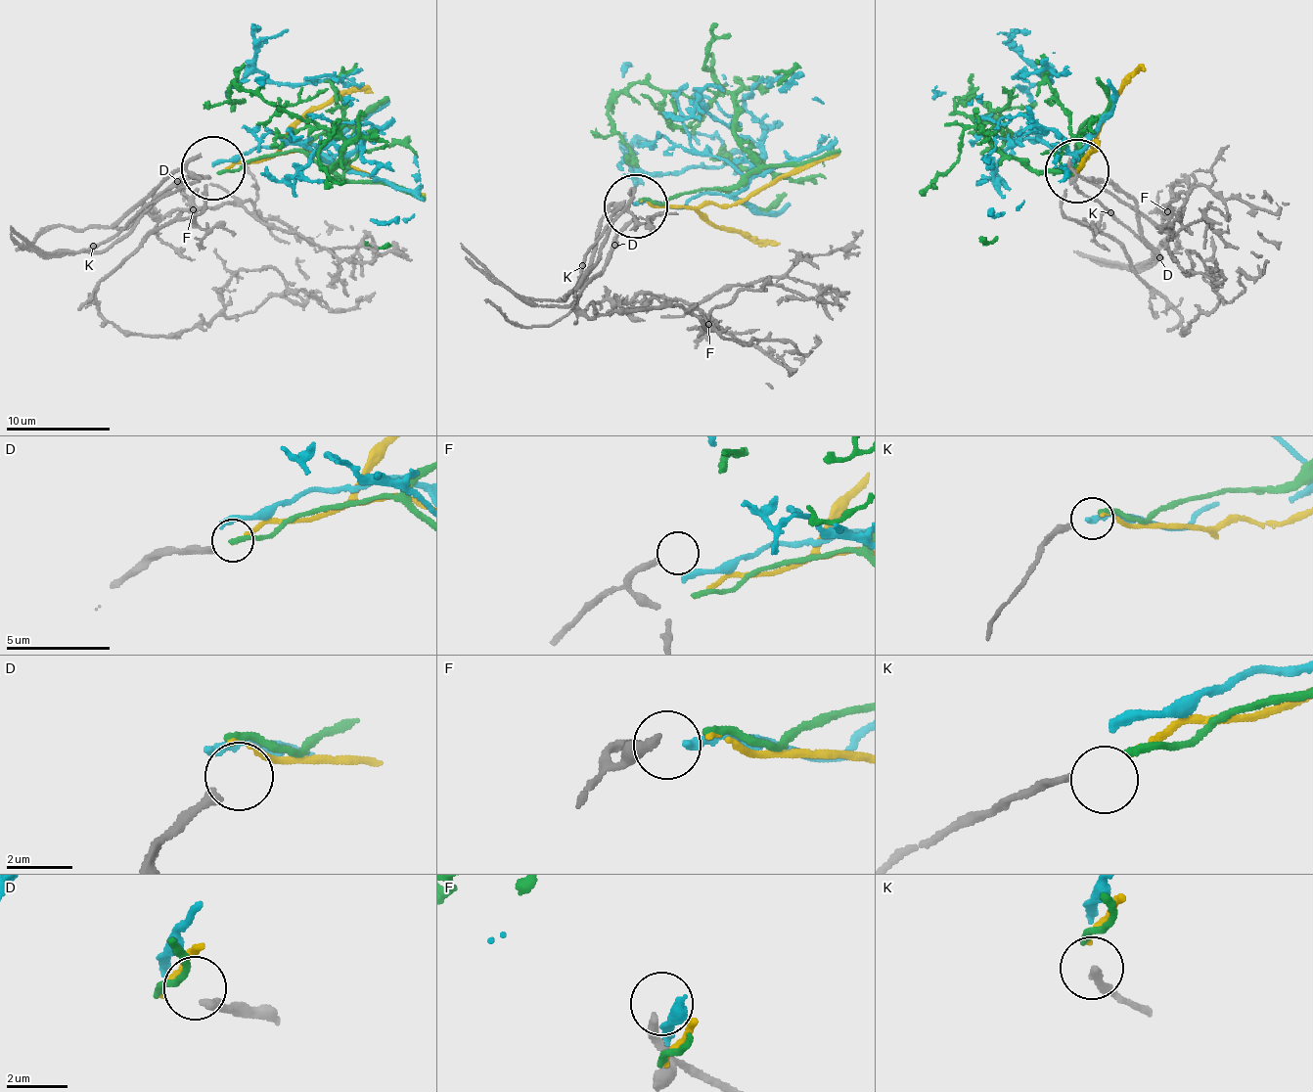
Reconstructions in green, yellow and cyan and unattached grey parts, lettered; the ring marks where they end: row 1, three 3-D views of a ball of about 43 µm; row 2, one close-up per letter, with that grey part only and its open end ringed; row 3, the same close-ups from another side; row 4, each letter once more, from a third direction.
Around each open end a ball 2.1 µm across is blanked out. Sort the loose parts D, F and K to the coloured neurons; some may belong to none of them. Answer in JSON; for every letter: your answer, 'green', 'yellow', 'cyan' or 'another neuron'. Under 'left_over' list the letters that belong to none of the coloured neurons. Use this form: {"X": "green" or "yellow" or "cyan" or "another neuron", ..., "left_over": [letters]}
{"D": "another neuron", "F": "another neuron", "K": "another neuron", "left_over": ["D", "F", "K"]}

